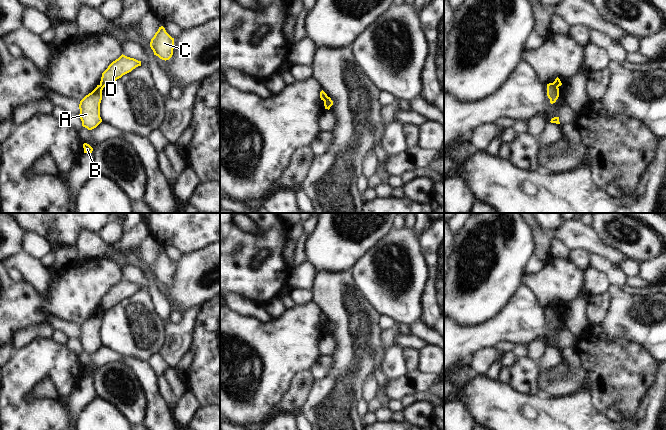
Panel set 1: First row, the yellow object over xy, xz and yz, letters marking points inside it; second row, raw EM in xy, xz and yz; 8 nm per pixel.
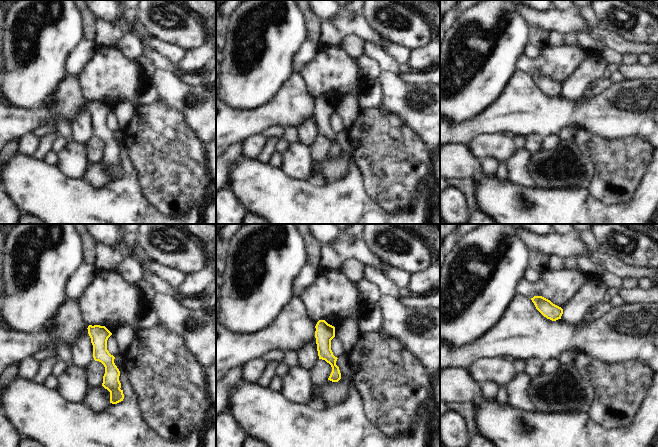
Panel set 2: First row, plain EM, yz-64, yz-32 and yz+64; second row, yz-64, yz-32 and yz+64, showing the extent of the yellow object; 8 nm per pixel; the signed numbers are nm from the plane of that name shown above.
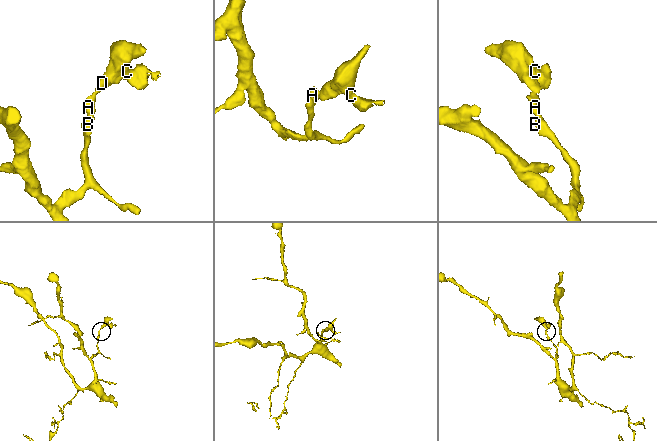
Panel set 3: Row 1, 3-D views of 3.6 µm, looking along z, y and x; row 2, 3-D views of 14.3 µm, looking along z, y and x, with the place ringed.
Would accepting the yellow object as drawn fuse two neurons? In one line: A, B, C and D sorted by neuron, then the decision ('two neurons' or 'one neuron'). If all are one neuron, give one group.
groups A B / C D; two neurons

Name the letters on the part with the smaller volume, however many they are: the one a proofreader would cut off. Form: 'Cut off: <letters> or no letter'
Cut off: C, D

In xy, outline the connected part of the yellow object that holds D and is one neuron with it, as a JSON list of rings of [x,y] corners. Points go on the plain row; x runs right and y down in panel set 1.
[[[121,279],[118,283],[113,285],[108,292],[102,297],[100,309],[105,311],[117,303],[121,302],[123,299],[131,296],[136,291],[141,290],[141,285],[134,282]]]

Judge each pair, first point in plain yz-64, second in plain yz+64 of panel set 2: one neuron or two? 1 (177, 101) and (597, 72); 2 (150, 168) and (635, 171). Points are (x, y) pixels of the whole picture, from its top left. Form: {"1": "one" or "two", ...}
{"1": "two", "2": "one"}

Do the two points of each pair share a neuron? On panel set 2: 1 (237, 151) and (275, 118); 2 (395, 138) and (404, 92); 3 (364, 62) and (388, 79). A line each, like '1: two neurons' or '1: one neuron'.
1: two neurons
2: two neurons
3: two neurons

